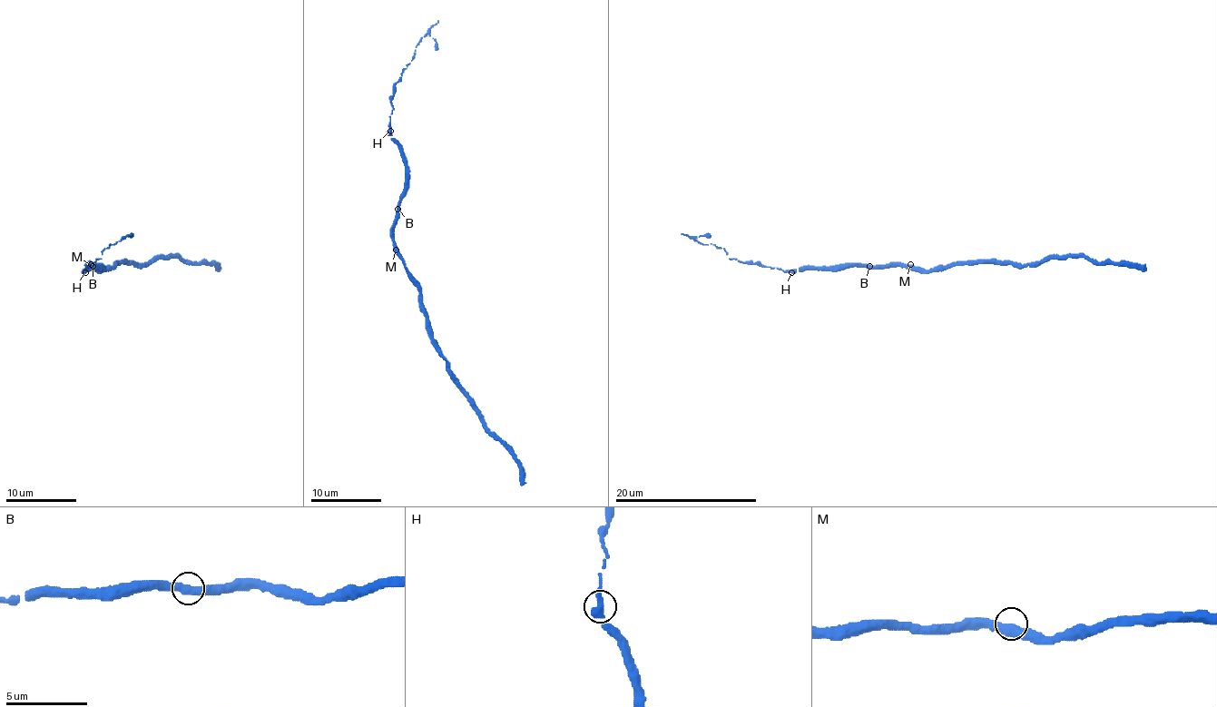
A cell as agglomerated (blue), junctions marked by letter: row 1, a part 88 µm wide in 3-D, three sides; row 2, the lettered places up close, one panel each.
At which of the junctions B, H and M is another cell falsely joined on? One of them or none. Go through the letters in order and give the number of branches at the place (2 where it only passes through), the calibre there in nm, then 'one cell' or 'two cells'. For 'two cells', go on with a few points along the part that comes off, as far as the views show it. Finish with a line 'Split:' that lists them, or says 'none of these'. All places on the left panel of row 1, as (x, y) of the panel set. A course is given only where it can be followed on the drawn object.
B: 2 | 400 nm | one cell
H: 2 | 400 nm | two cells | (85, 271), (87, 264), (102, 259), (111, 243), (132, 234)
M: 2 | 420 nm | one cell
Split: H

